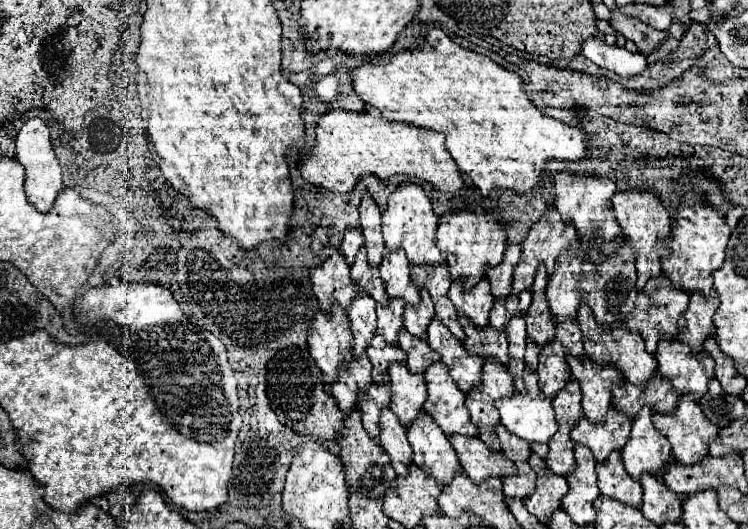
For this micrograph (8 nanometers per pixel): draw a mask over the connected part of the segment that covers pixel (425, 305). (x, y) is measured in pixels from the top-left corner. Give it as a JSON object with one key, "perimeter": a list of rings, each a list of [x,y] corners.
{"perimeter":[[[424,291],[420,295],[422,295],[420,305],[416,305],[416,307],[408,305],[404,309],[404,329],[418,339],[426,339],[426,327],[434,319],[434,305],[432,305],[430,295],[426,295]]]}

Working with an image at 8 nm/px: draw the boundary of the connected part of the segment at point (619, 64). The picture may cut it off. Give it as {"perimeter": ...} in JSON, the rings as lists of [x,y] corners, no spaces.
{"perimeter":[[[592,37],[584,41],[582,55],[596,63],[602,69],[614,71],[620,77],[636,77],[648,69],[648,61],[642,53],[630,53],[624,47],[618,45],[606,45],[602,39]]]}

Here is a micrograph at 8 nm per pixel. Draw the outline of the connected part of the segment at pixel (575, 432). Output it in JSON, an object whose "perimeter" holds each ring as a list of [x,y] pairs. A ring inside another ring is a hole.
{"perimeter":[[[610,407],[604,423],[594,425],[586,417],[582,417],[570,431],[570,437],[576,443],[586,445],[594,453],[594,459],[600,463],[606,461],[606,455],[610,455],[612,451],[624,449],[626,441],[630,439],[630,429],[632,421],[624,413]]]}

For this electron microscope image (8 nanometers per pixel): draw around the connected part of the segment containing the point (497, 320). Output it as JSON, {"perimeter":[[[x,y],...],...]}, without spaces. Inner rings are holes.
{"perimeter":[[[494,301],[494,307],[492,307],[492,313],[490,313],[490,325],[496,329],[496,331],[504,331],[508,321],[512,319],[514,315],[508,313],[508,309],[504,307],[504,301]]]}

